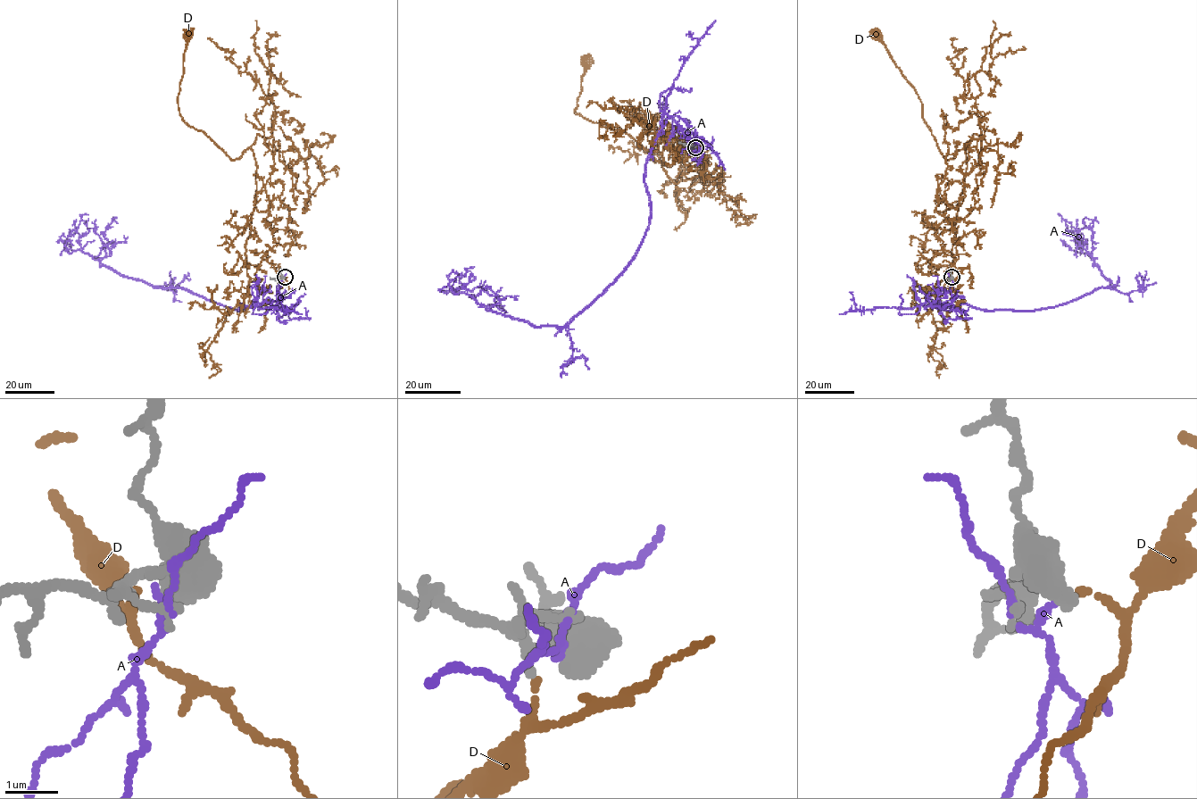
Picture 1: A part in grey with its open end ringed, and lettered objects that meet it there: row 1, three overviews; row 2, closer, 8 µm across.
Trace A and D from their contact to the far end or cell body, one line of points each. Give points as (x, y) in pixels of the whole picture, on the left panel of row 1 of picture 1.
A: (282, 279), (280, 298), (243, 303), (243, 311), (183, 288), (153, 287), (71, 250), (66, 238), (87, 214)
D: (280, 278), (263, 253), (259, 265), (245, 262), (253, 151), (231, 159), (180, 116), (187, 34)

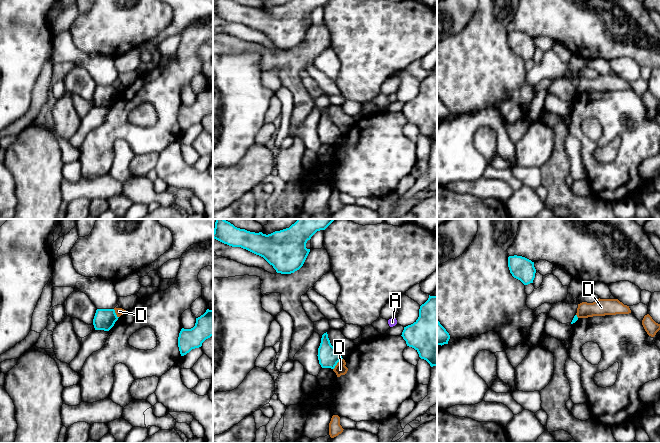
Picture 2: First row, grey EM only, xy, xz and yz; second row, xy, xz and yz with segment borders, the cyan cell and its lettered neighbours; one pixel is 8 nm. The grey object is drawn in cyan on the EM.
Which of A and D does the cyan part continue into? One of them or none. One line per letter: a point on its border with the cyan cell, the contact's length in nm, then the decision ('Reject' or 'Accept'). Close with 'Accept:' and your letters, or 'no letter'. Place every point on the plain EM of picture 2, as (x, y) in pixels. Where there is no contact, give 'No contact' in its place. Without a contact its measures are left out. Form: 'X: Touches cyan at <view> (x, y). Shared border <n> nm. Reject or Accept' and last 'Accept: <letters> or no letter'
A: No contact. Reject
D: Touches cyan at xz (336, 140). Shared border 120 nm. Reject
Accept: no letter

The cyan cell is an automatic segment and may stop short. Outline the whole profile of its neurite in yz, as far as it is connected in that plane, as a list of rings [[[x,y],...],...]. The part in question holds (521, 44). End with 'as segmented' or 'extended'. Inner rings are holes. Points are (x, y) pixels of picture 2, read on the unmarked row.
[[[509,32],[508,43],[512,52],[520,56],[524,61],[533,59],[536,45],[534,38],[522,32]]]; as segmented

